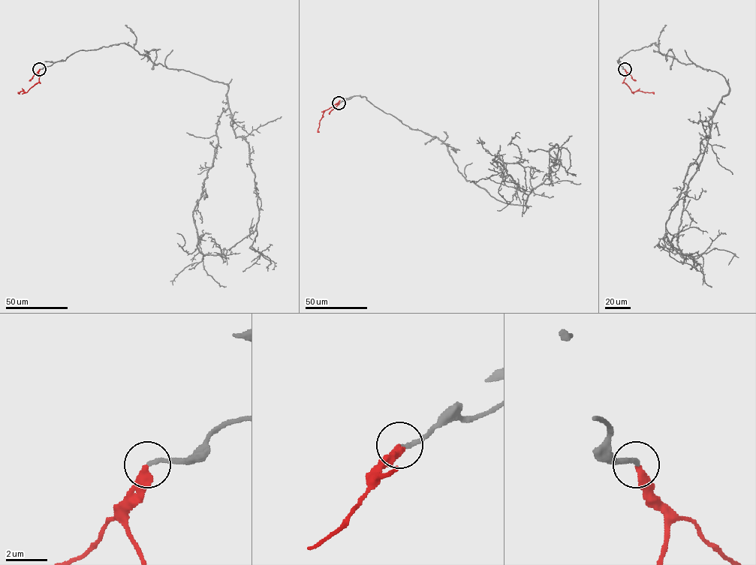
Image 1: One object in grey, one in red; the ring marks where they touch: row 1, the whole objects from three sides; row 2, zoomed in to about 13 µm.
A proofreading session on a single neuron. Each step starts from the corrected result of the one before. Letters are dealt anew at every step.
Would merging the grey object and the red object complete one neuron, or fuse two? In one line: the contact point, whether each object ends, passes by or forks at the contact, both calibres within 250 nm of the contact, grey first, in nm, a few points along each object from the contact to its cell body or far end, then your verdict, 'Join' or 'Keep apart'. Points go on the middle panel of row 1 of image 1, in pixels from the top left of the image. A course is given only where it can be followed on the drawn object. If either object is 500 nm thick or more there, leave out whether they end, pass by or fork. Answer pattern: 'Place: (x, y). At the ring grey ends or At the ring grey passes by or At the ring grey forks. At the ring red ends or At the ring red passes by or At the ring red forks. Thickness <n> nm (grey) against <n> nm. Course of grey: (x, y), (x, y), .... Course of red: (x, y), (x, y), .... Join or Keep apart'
Place: (338, 103). At the ring grey ends. At the ring red ends. Thickness 180 nm (grey) against 380 nm. Course of grey: (338, 103), (365, 96), (441, 139), (467, 180), (528, 207), (492, 160), (519, 163), (526, 206). Course of red: (338, 103), (323, 112), (319, 122), (318, 132). Join

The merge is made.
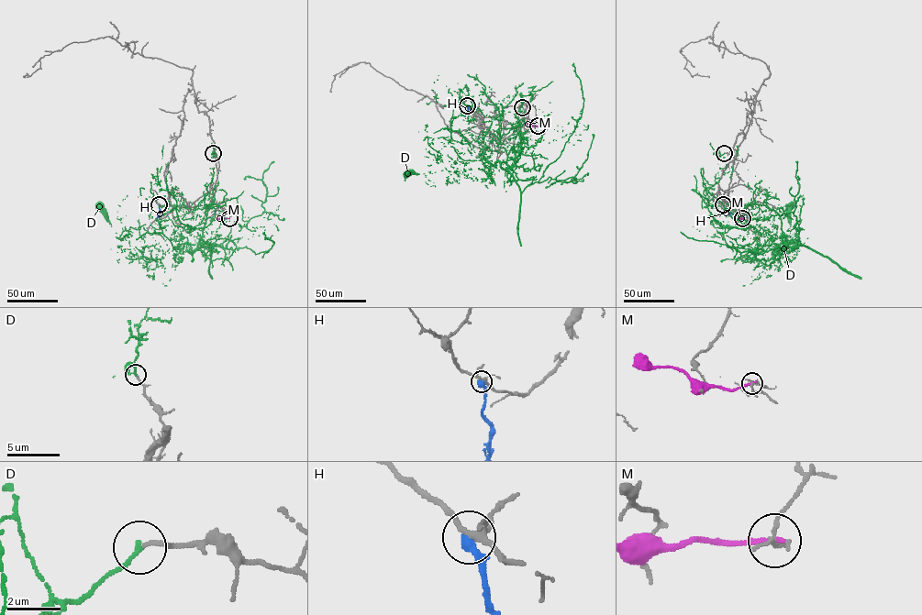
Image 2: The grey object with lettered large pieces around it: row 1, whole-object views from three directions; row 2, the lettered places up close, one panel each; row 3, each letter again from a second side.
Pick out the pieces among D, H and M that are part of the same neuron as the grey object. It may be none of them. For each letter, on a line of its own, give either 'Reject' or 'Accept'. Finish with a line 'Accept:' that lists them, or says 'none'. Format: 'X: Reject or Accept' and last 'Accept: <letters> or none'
D: Reject
H: Reject
M: Reject
Accept: none

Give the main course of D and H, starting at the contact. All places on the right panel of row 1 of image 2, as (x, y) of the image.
D: (724, 153), (749, 203), (780, 216), (779, 252), (766, 205), (736, 226), (698, 191)
H: (723, 204), (733, 218)

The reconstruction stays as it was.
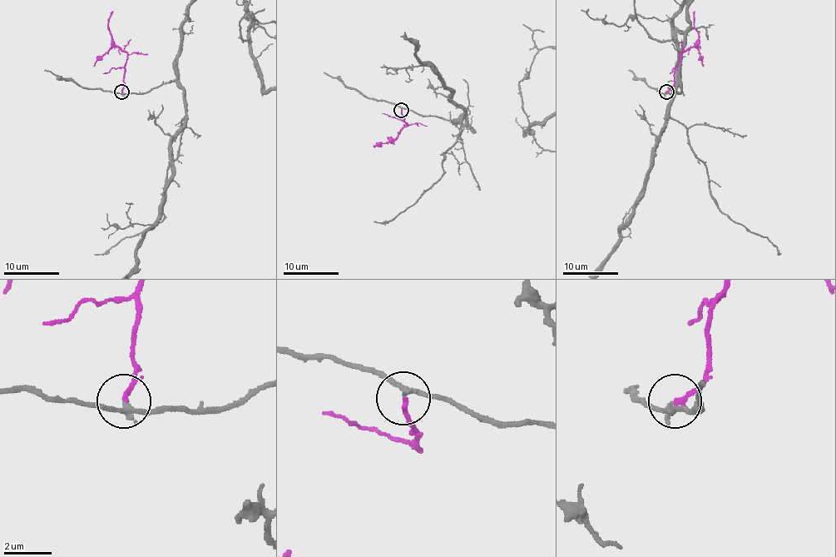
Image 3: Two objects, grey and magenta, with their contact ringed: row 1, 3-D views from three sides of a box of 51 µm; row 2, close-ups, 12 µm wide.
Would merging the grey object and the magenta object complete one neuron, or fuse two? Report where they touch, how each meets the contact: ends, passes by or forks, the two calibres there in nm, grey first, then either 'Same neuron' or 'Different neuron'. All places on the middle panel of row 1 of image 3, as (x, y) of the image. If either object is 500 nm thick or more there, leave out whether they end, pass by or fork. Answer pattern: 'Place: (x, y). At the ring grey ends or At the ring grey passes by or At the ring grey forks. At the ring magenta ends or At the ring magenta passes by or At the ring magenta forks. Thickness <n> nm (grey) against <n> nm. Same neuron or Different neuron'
Place: (401, 110). At the ring grey passes by. At the ring magenta ends. Thickness 180 nm (grey) against 200 nm. Same neuron

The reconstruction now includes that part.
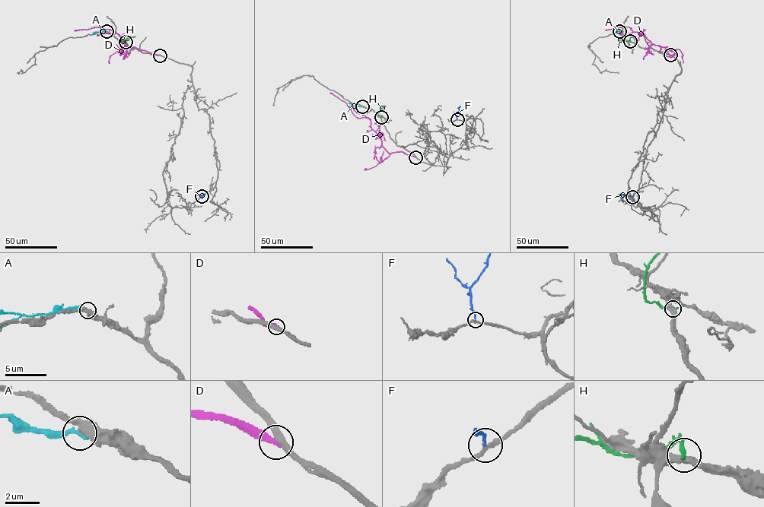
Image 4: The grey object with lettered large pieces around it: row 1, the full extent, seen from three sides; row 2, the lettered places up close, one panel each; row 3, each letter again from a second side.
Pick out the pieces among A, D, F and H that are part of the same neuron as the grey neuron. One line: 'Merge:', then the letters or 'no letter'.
Merge: F

